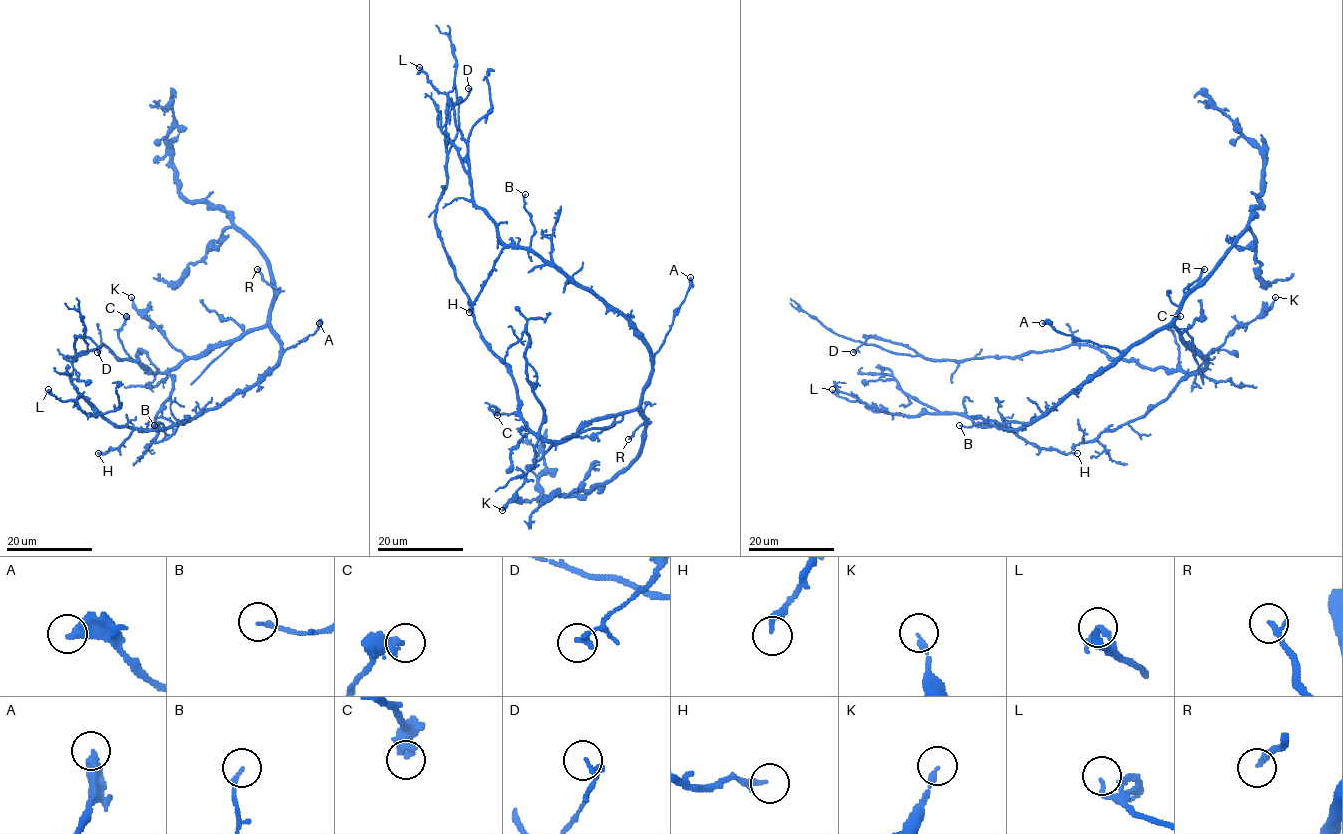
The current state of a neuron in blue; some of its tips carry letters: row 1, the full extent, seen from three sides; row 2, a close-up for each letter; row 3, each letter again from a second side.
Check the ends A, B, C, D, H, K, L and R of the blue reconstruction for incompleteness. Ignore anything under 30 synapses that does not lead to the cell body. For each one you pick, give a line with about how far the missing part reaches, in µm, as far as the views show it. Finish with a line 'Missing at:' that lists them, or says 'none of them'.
Missing at: none of them

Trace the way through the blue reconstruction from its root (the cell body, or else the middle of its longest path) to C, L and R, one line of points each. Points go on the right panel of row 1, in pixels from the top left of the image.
C: (1186, 342), (1205, 358), (1205, 367), (1199, 372), (1185, 372), (1178, 366), (1178, 346), (1171, 325), (1180, 316)
L: (1186, 342), (1172, 326), (1152, 331), (1054, 409), (1018, 429), (979, 426), (958, 413), (875, 412), (832, 389)
R: (1186, 342), (1176, 330), (1177, 311), (1184, 290), (1204, 269)

